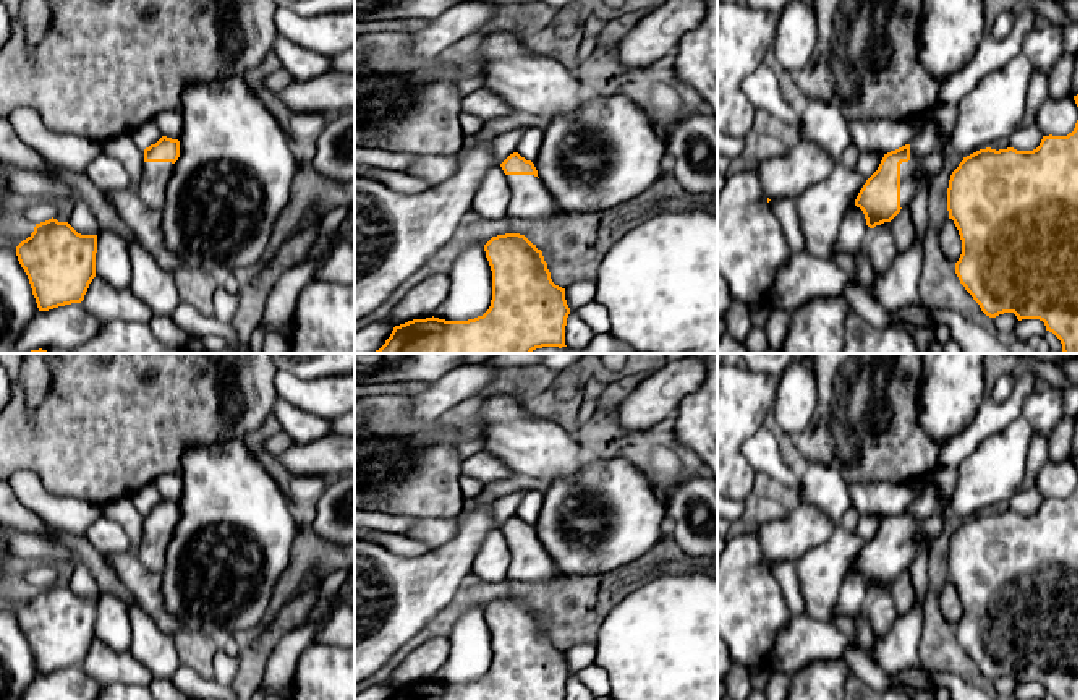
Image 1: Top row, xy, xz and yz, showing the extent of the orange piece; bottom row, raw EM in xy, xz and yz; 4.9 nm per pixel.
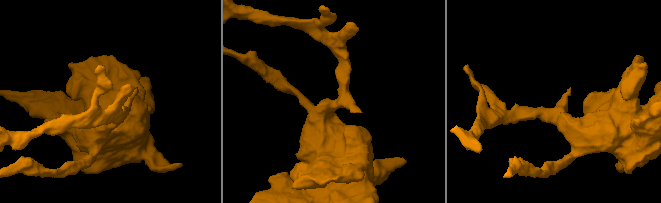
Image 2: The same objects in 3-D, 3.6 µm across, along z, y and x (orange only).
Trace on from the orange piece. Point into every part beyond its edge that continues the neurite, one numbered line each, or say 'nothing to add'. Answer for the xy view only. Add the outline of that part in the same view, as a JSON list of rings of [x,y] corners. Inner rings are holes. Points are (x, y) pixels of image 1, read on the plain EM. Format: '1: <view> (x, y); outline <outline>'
1: xy (154, 538); outline [[[144,525],[136,554],[147,570],[155,574],[162,572],[165,566],[165,549],[173,531],[175,527],[172,525]]]

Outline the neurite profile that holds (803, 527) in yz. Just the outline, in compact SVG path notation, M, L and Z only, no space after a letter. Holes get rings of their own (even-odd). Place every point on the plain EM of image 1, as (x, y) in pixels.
M801 501L784 519L764 523L756 536L769 562L795 564L810 549L826 543L834 530L834 522L824 512Z

